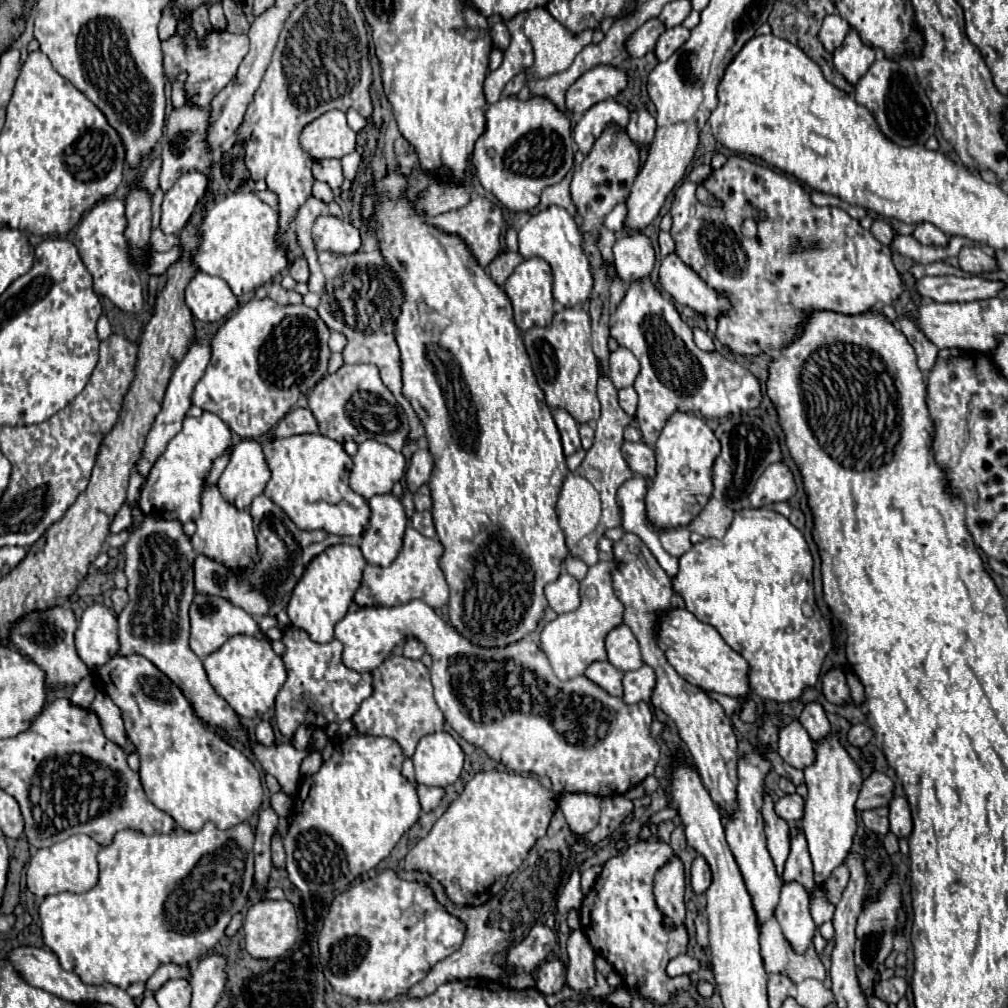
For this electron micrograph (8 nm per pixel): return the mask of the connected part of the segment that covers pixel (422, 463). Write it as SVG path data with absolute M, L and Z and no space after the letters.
M417 450L411 458L411 464L407 468L405 474L405 482L407 488L411 490L411 494L415 494L415 490L419 490L419 486L423 486L433 470L433 458L429 454L429 450Z

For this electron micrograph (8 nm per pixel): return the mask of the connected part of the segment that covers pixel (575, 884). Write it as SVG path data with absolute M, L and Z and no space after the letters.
M575 870L571 874L571 878L567 880L559 900L557 900L557 912L559 914L565 914L569 912L571 908L579 908L583 902L583 892L581 892L581 886L579 886L579 872Z

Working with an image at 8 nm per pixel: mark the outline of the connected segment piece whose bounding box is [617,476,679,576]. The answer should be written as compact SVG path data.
M633 476L627 482L623 482L623 486L619 488L617 494L623 502L623 530L637 534L647 544L647 548L653 552L661 568L669 576L675 576L679 568L679 560L663 550L657 532L651 526L647 526L645 502L643 502L645 492L647 492L647 480L643 476Z

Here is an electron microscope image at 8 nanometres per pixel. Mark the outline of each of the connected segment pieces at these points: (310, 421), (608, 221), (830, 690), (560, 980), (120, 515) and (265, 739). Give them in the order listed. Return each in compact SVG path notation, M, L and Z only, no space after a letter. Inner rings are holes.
M293 408L287 412L287 416L275 426L273 434L283 436L295 436L295 434L307 434L307 432L319 432L317 420L309 408Z
M617 204L607 216L605 216L605 228L611 232L621 232L623 230L623 220L625 220L625 206Z
M831 668L831 672L825 672L821 678L823 684L823 696L831 704L847 704L851 700L849 688L845 682L845 674L839 668Z
M547 960L537 970L537 990L553 994L565 984L565 966L561 960Z
M123 504L123 506L119 508L119 512L115 514L113 522L111 522L111 534L117 534L117 532L121 532L121 530L131 528L131 524L133 524L133 518L131 518L131 508L129 508L127 504Z
M267 720L259 722L259 724L257 724L255 738L257 738L257 742L261 742L261 744L265 744L265 746L271 746L271 744L273 744L273 740L275 740L273 724L271 724L271 722L267 722Z

